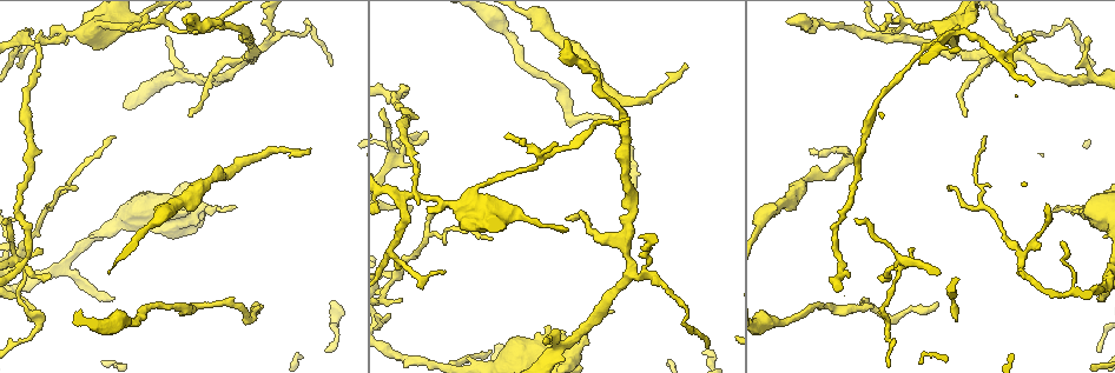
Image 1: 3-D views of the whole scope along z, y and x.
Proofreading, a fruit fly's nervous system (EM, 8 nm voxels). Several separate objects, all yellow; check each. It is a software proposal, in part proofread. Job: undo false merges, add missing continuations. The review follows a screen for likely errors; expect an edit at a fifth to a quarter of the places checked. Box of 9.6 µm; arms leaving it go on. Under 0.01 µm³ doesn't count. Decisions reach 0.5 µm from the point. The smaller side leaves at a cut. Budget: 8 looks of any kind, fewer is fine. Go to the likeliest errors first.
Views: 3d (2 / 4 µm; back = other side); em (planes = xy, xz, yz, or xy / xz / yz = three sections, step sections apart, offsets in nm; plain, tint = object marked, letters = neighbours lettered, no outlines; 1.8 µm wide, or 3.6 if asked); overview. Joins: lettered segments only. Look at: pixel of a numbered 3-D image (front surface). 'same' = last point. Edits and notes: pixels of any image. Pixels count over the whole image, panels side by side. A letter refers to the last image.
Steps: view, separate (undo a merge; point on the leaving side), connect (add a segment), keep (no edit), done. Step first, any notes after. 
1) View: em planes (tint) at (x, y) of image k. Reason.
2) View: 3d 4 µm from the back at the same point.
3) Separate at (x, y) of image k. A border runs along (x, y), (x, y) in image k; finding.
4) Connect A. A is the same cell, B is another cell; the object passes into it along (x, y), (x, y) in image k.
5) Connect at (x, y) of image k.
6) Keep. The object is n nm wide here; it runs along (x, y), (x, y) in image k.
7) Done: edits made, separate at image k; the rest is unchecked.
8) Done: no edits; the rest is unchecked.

View: 3d 2 µm at (42, 43) of image 1. Four arms meet.

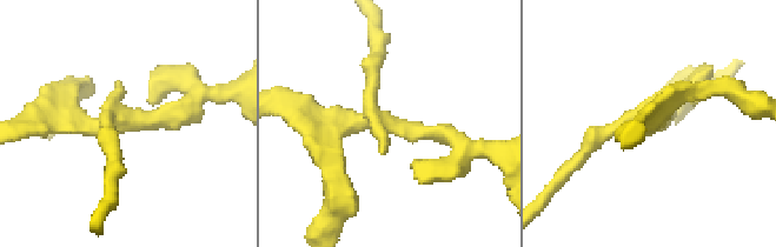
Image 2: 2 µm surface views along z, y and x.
View: em planes (plain) at (106, 121) of image 2. 4 arms meet here; now the EM.

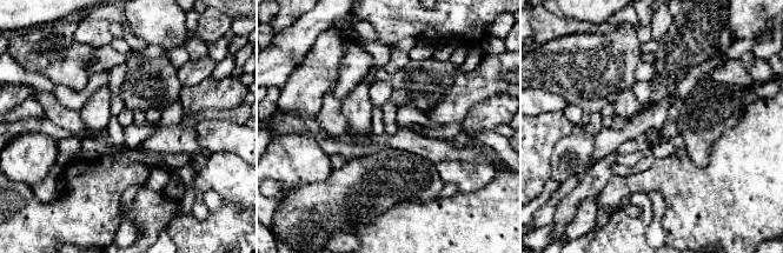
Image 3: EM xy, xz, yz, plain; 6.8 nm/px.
View: em planes (letters) at the same point.

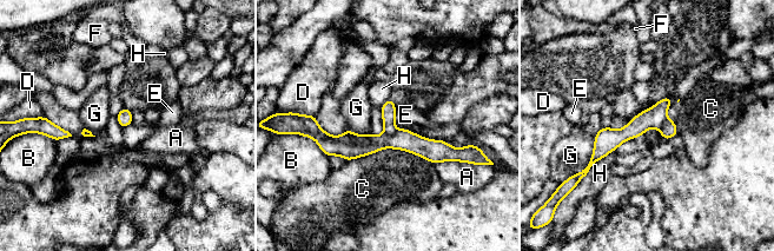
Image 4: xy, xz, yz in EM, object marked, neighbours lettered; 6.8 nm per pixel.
Separate at (388, 110) of image 4. A, B, C, D, E, F, G and H are other cells; a border runs along (396, 131), (392, 134), (384, 133) in image 4; a second neuron is stuck on.

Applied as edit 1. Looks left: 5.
View: 3d 2 µm at (188, 20) of image 1. Free end.

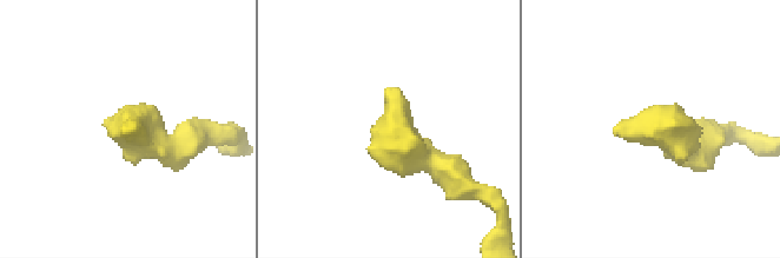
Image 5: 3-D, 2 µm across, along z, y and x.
View: em planes (tint) at (620, 124) of image 5.

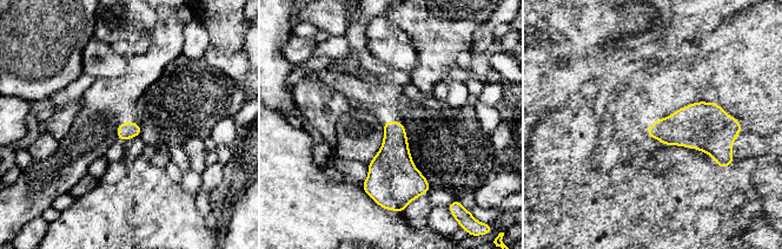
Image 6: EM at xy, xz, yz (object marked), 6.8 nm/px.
View: em planes (letters) at the same point.

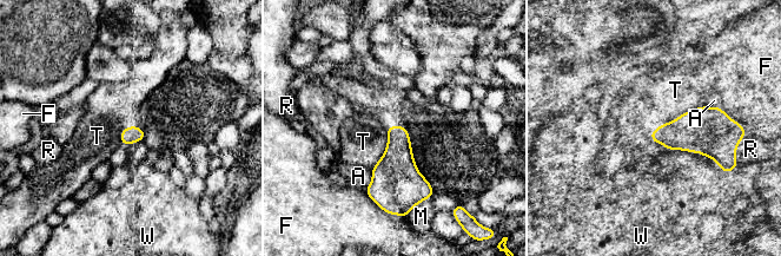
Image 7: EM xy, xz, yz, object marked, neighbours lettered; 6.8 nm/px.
Keep. A, F, M, R, T and W are other cells; none of them fits.

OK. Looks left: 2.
View: 3d 4 µm at (937, 301) of image 1. End of a long branch.

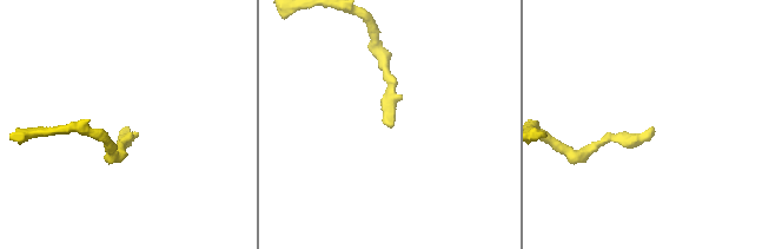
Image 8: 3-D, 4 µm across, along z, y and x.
View: em planes (letters) at (389, 126) of image 8. Now the EM.

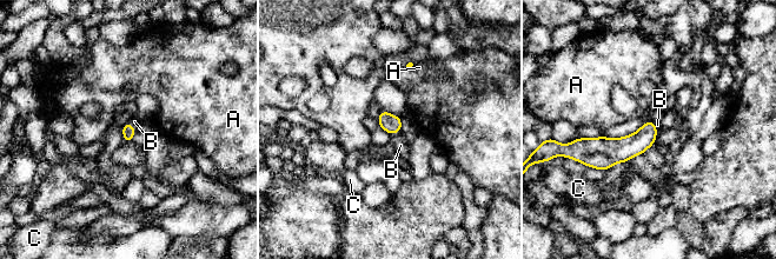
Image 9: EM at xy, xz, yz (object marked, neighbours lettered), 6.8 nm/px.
Connect B. The longest contact is with C, 150 nm; B is the same cell, A and C are other cells; the object passes into it along (128, 131), (133, 127), (134, 121) in image 9; it goes on there.

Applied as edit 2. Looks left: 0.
Done: edits made, separate at image 4, connect at image 9; the rest is unchecked.

